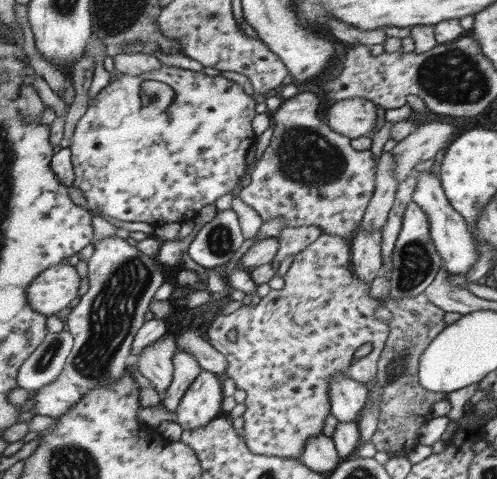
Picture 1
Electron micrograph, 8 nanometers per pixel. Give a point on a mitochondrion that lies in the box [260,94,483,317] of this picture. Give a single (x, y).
(305, 159)

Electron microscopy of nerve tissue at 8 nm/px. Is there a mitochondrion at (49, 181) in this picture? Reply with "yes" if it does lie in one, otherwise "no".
no

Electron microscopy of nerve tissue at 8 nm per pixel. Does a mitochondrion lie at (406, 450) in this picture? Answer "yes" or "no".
no

